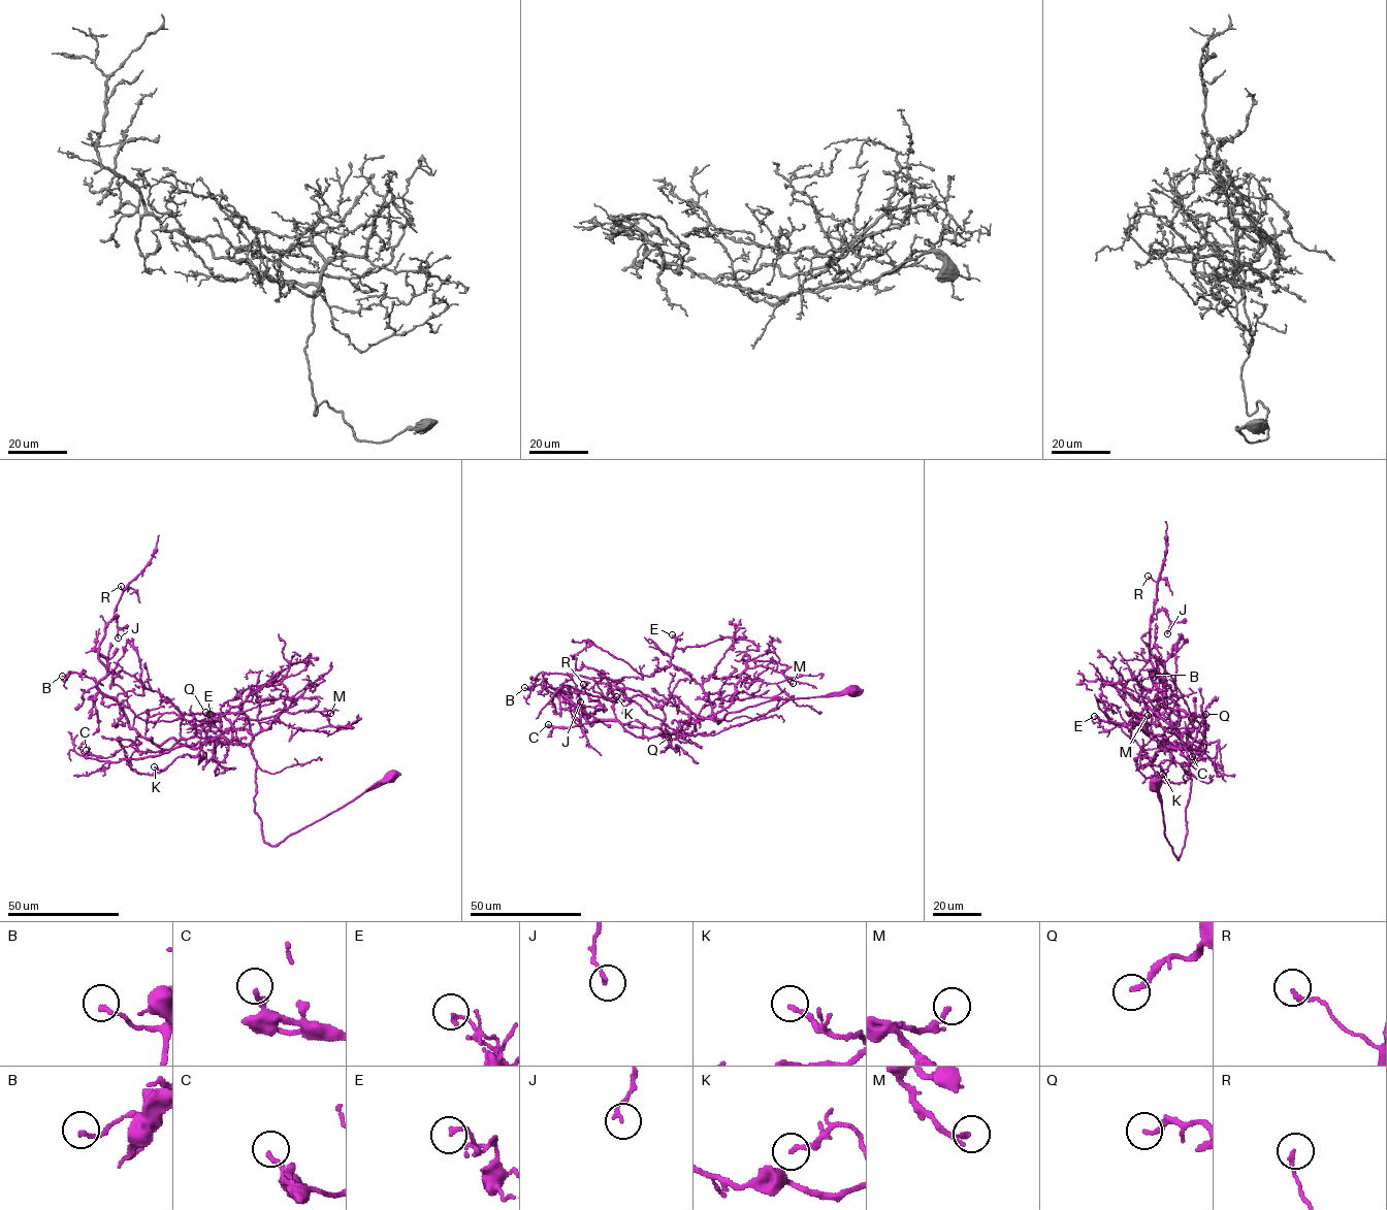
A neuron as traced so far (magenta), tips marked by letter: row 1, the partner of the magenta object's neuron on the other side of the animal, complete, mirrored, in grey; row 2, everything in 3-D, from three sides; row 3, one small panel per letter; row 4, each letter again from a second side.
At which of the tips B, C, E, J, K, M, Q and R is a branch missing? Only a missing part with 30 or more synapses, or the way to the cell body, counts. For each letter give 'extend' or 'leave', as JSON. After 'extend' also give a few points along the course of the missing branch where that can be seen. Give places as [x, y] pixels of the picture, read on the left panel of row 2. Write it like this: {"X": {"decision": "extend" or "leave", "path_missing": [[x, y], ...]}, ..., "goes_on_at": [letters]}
{"B": {"decision": "leave"}, "C": {"decision": "leave"}, "E": {"decision": "leave"}, "J": {"decision": "leave"}, "K": {"decision": "leave"}, "M": {"decision": "leave"}, "Q": {"decision": "extend", "path_missing": [[205, 712], [168, 684]]}, "R": {"decision": "leave"}, "goes_on_at": ["Q"]}

